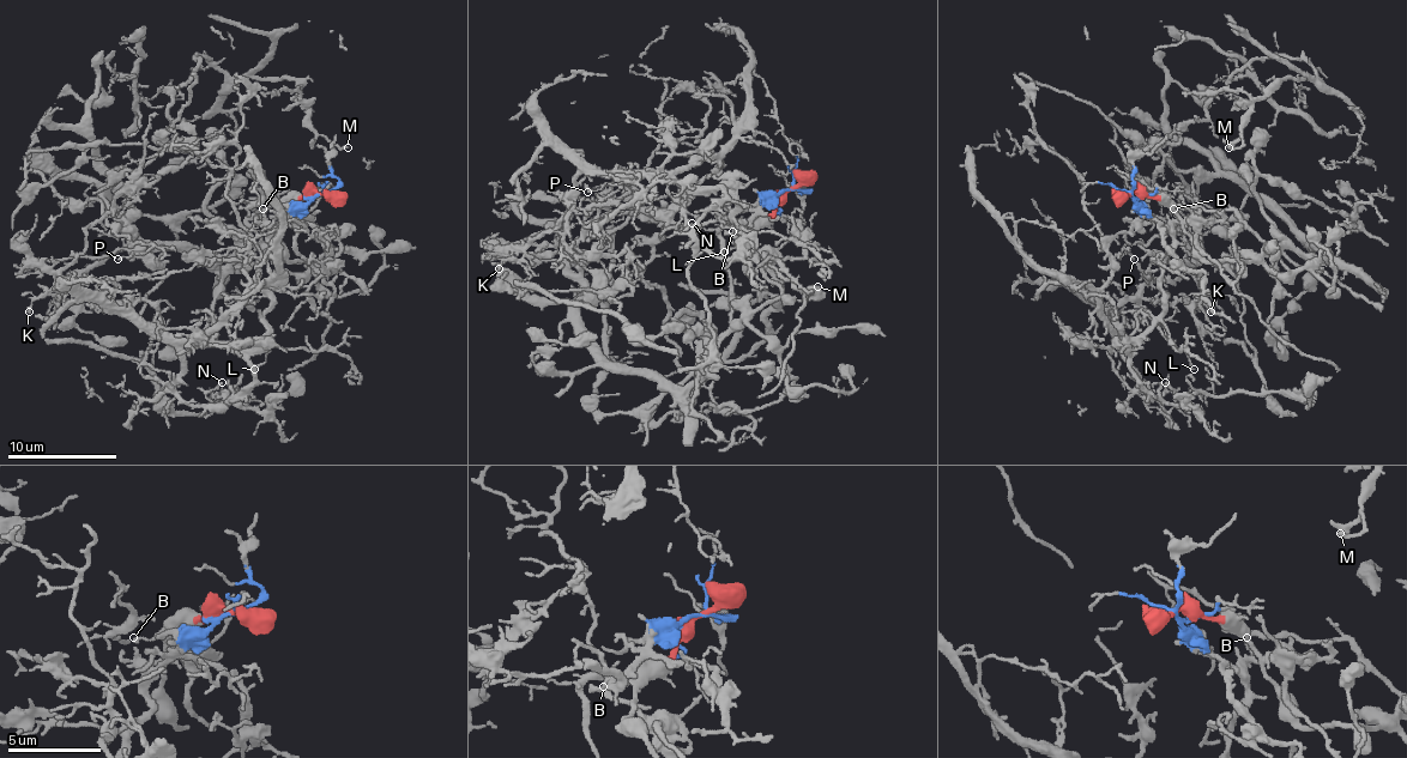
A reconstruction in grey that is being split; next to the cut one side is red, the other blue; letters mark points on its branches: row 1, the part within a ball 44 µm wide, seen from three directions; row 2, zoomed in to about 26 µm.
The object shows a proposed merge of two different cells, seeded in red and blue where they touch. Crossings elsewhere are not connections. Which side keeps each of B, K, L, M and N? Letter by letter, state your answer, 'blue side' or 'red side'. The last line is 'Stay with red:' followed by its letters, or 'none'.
B: red side
K: blue side
L: blue side
M: red side
N: blue side
Stay with red: B, M

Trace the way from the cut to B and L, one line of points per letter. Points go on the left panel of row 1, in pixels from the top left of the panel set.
B: (321, 194), (305, 194), (272, 211), (264, 207)
L: (321, 194), (272, 235), (272, 254), (258, 279), (272, 301), (264, 322), (272, 341), (266, 358), (255, 369)

